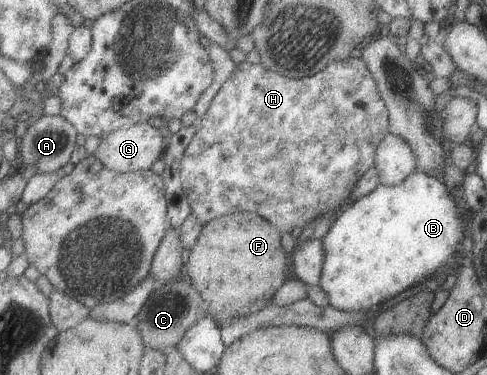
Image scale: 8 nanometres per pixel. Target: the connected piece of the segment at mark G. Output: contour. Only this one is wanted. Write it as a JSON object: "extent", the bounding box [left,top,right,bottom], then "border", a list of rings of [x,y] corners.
{"extent":[93,123,167,173],"border":[[[138,123],[102,138],[93,155],[119,173],[143,171],[162,159],[166,146],[167,140],[155,125]]]}

